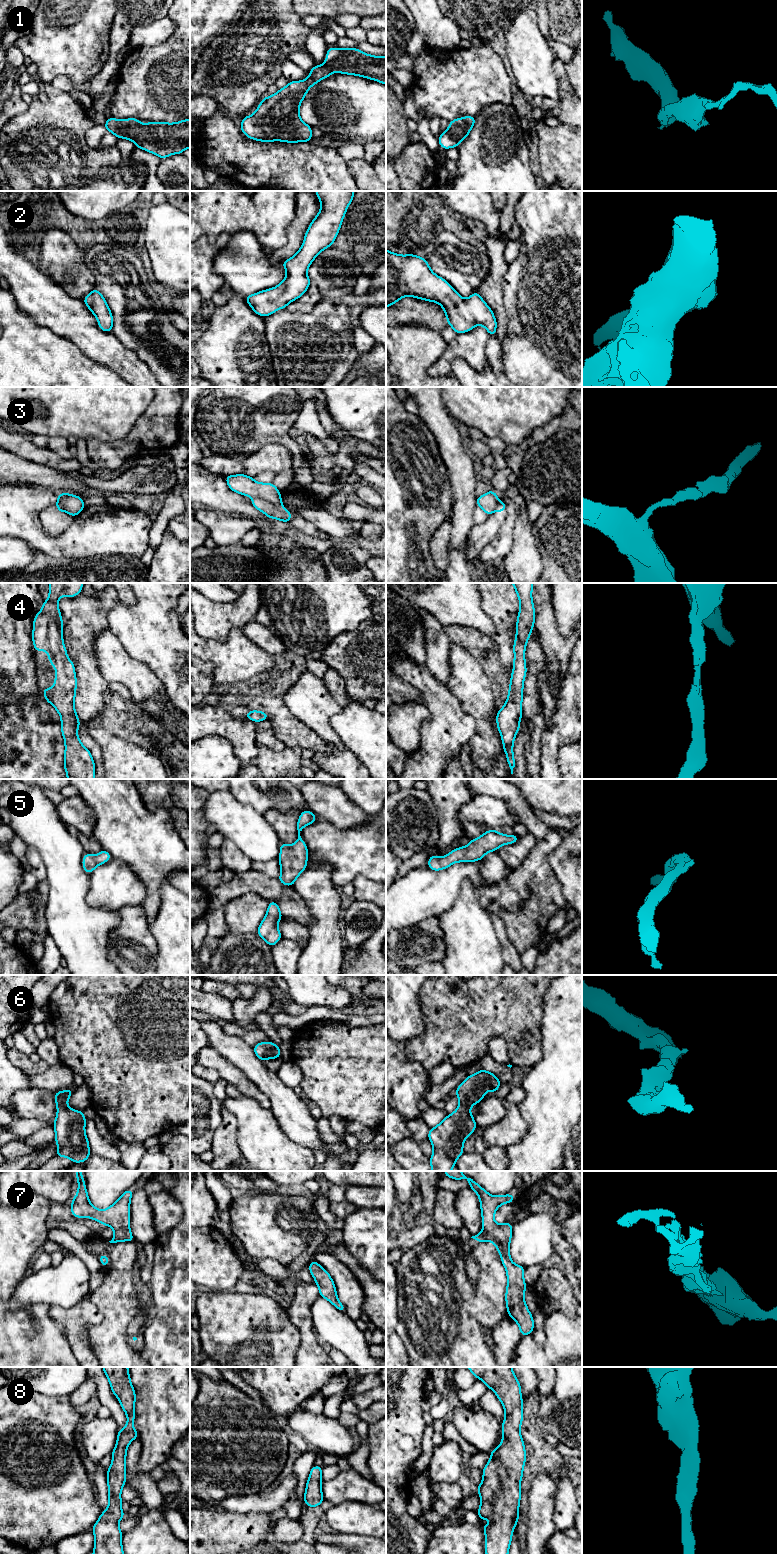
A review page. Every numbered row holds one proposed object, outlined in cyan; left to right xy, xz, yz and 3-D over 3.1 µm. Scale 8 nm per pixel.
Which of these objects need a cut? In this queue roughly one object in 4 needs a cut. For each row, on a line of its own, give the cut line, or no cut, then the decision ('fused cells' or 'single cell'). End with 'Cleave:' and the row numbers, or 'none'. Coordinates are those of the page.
1: no cut; single cell
2: no cut; single cell
3: cut in xz along (253, 496), (266, 499), (281, 507); fused cells
4: no cut; single cell
5: no cut; single cell
6: no cut; single cell
7: no cut; single cell
8: no cut; single cell
Cleave: 3

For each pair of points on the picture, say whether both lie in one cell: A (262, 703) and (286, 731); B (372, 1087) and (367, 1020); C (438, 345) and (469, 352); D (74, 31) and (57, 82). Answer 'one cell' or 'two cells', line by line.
A: one cell
B: two cells
C: two cells
D: two cells

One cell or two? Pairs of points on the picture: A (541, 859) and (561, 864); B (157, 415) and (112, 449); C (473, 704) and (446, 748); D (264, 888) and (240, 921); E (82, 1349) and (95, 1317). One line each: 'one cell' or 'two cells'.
A: two cells
B: one cell
C: two cells
D: two cells
E: one cell

